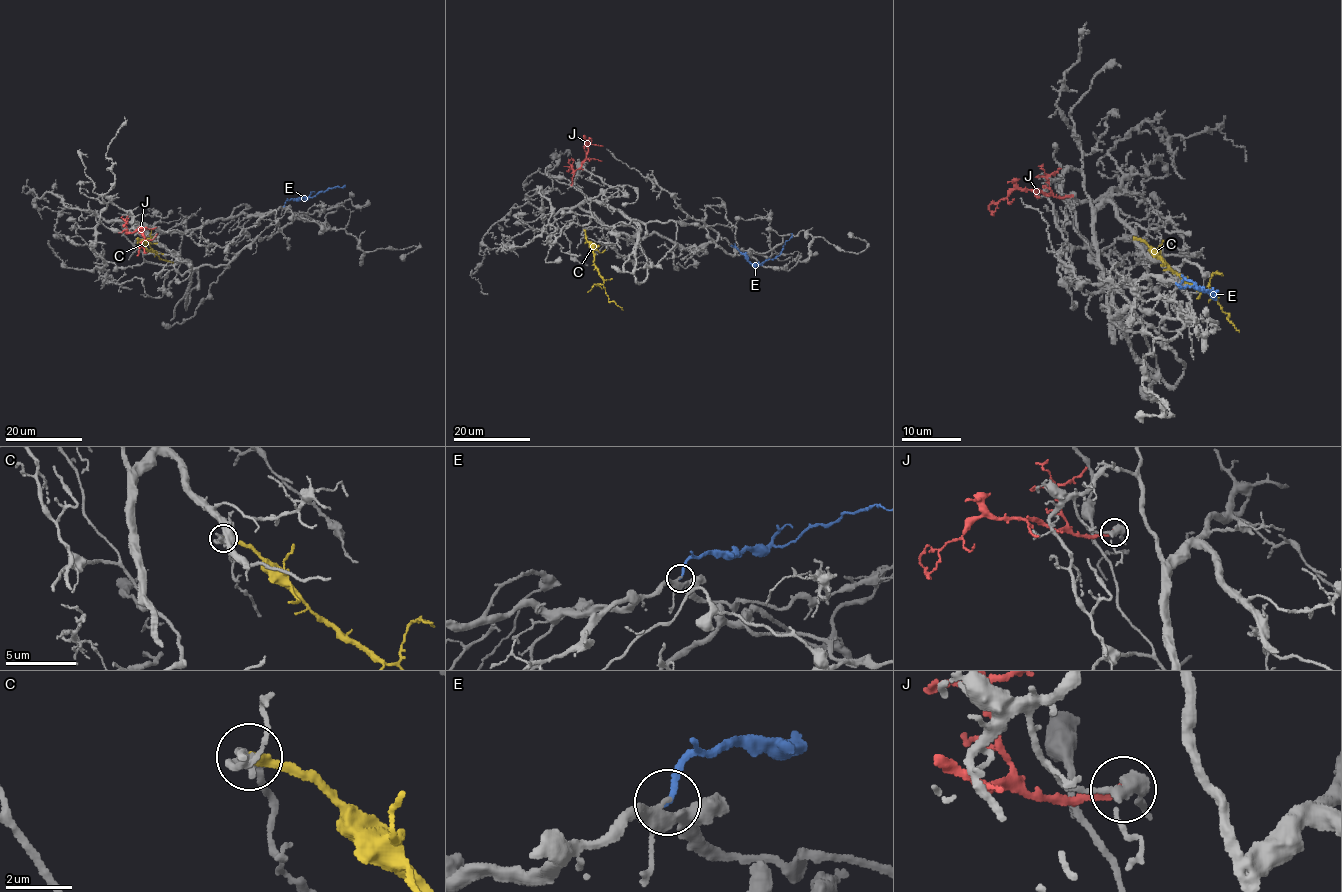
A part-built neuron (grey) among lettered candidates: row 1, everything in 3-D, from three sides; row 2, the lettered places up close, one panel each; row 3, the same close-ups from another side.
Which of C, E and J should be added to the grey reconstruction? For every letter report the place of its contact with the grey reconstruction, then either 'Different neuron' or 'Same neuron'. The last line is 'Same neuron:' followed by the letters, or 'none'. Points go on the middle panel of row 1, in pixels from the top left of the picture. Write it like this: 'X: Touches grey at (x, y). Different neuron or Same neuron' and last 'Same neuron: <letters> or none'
C: Touches grey at (584, 229). Different neuron
E: Touches grey at (731, 245). Same neuron
J: Touches grey at (571, 185). Different neuron
Same neuron: E

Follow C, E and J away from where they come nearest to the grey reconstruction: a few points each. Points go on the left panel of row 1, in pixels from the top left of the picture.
C: (137, 239), (145, 248), (154, 250), (159, 258), (173, 262)
E: (283, 206), (286, 201), (315, 196), (344, 185)
J: (125, 230), (127, 234), (140, 229), (142, 232), (144, 239), (137, 256)

